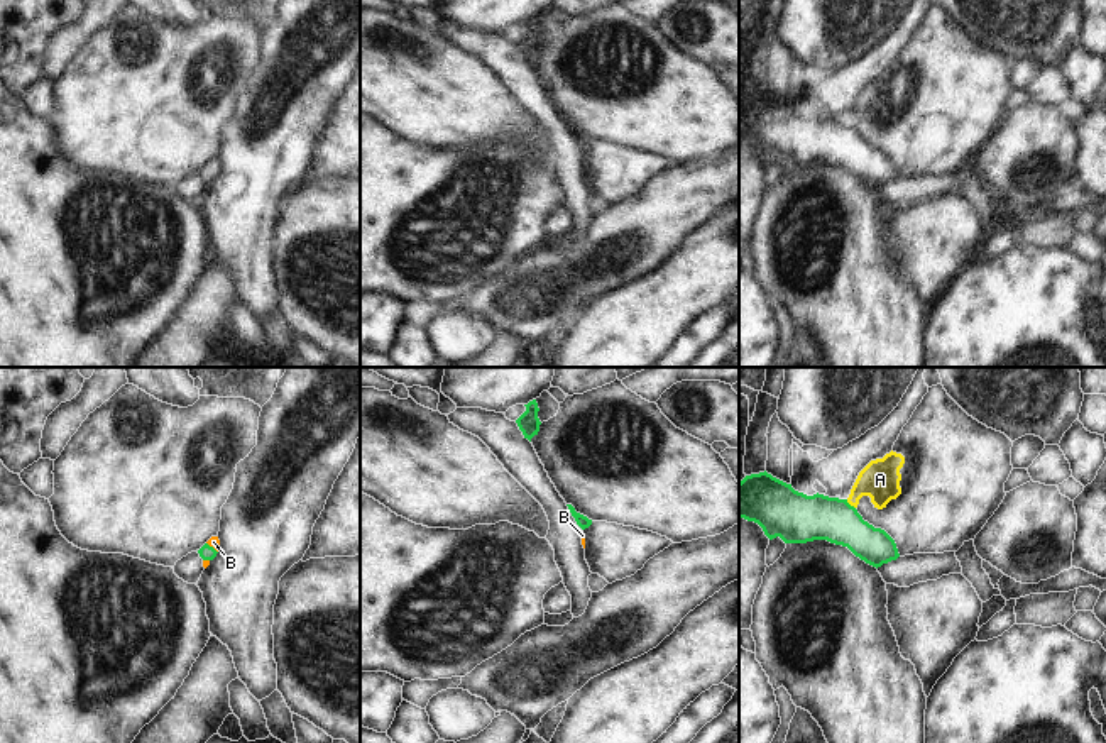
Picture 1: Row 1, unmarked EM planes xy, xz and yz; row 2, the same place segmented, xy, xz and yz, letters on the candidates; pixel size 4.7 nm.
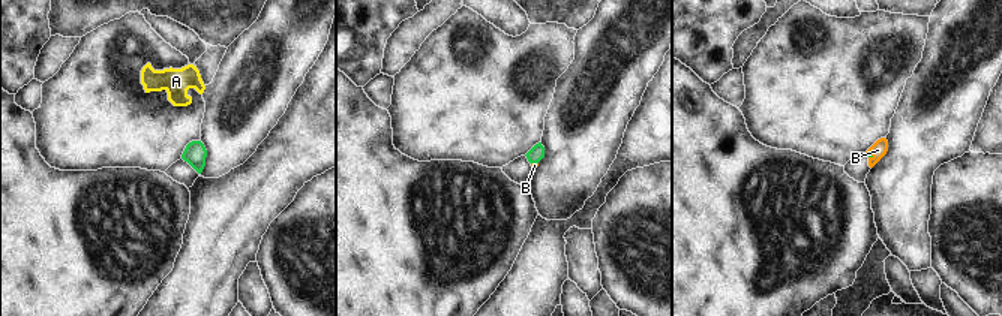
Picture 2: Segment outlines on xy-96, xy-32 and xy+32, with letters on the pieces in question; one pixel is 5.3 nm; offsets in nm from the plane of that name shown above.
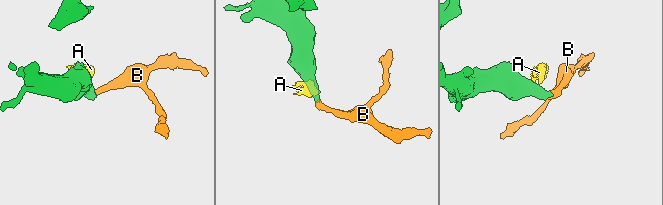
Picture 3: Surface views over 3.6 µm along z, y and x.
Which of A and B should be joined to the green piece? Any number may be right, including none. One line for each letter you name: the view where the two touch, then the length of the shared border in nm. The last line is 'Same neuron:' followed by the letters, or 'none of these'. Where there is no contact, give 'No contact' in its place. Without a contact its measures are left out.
B: Touches green in xy. Shared border 80 nm
Same neuron: B.

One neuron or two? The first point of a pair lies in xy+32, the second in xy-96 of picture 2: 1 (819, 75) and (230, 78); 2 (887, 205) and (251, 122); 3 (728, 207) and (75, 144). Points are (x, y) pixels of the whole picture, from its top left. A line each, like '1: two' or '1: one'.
1: two
2: one
3: two

